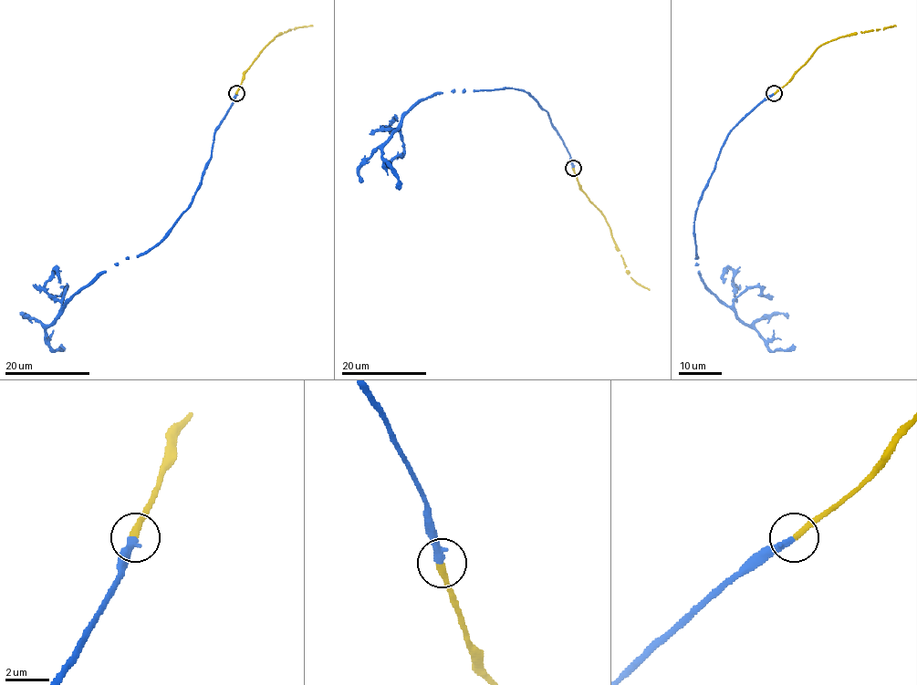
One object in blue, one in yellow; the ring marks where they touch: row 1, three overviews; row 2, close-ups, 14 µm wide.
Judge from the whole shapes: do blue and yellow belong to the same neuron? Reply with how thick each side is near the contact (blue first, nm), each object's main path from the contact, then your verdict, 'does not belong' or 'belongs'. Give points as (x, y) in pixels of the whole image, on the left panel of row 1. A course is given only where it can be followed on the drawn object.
320 nm thick on the blue side, 300 nm on the other; blue runs (236, 94), (191, 206), (157, 243), (97, 275), (67, 303), (46, 328), (45, 342), (54, 351), (62, 346); yellow runs (236, 94), (243, 73), (279, 34), (312, 25); belongs

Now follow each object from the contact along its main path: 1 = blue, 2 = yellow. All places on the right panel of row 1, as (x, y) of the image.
1: (774, 94), (730, 132), (720, 150), (698, 206), (694, 243), (705, 285), (773, 351), (795, 346)
2: (774, 94), (824, 44), (860, 32), (895, 25)

